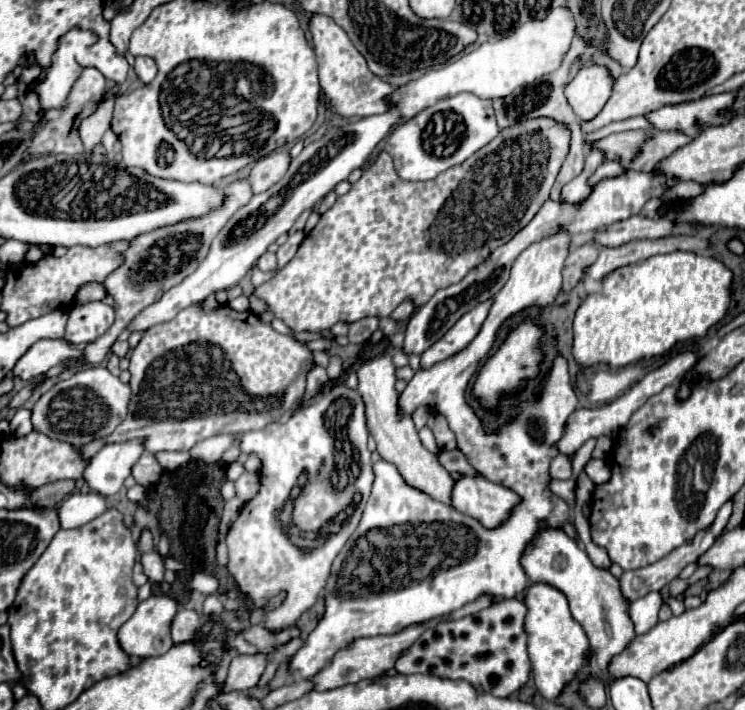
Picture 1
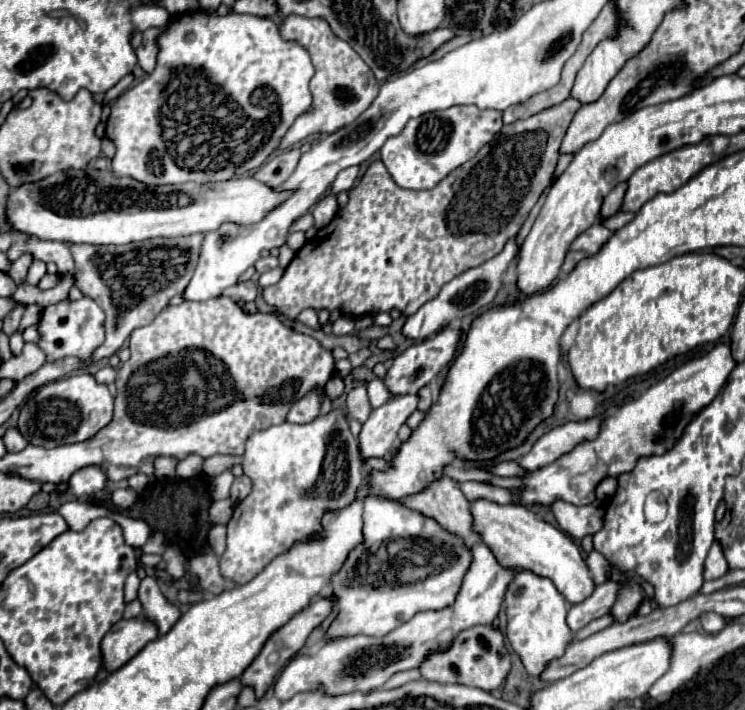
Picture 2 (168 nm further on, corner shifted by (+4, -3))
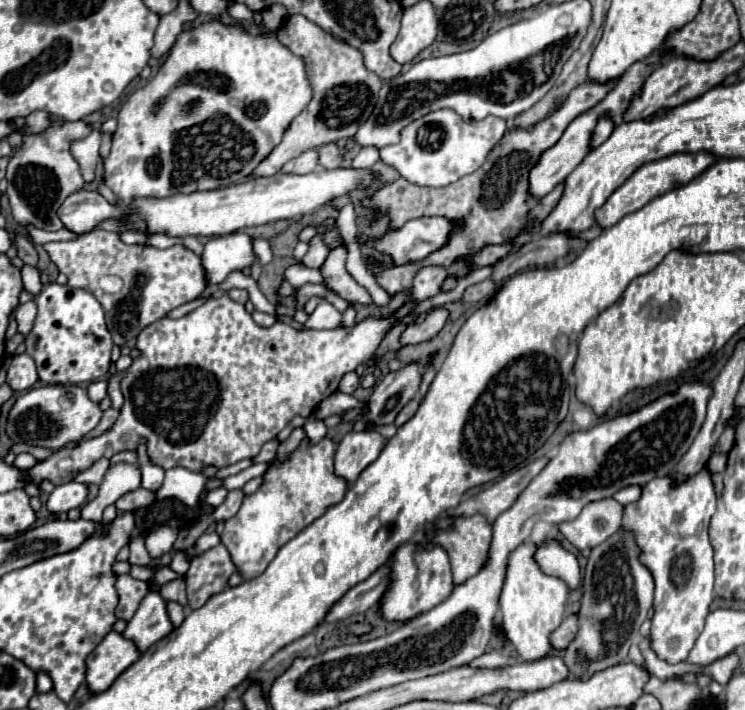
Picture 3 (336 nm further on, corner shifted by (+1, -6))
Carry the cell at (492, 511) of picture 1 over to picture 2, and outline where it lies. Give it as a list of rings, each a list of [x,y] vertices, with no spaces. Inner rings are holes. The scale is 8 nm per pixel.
[[[475,500],[471,502],[473,512],[473,530],[481,534],[481,540],[493,550],[499,564],[513,568],[513,570],[531,570],[537,576],[551,578],[557,590],[571,602],[583,602],[595,588],[595,582],[589,578],[587,564],[583,562],[579,548],[573,540],[551,526],[549,522],[541,520],[533,510],[521,504],[495,504],[489,500]]]

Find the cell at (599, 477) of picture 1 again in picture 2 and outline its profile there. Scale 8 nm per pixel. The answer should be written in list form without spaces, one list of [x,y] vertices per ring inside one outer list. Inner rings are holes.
[[[605,478],[599,486],[597,486],[597,498],[599,500],[607,500],[607,498],[611,498],[615,492],[617,492],[617,480],[613,480],[613,478]]]

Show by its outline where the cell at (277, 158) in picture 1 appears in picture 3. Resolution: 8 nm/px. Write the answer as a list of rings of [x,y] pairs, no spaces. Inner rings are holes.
[[[314,149],[310,151],[304,151],[300,157],[288,161],[284,167],[282,167],[282,173],[292,173],[292,175],[306,175],[306,173],[312,173],[318,165],[318,153]]]

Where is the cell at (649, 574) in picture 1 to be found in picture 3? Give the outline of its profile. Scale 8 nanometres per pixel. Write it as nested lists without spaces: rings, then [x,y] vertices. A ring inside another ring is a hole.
[[[572,613],[562,621],[554,635],[550,635],[550,641],[554,643],[554,649],[562,649],[574,641],[576,633],[578,633],[578,613]]]

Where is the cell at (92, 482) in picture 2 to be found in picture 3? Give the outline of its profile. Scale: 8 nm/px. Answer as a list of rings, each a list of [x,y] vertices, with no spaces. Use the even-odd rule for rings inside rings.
[[[70,481],[64,485],[58,485],[50,497],[48,497],[48,511],[52,513],[68,513],[74,507],[80,507],[82,503],[86,503],[88,497],[88,487],[84,483],[78,481]]]

